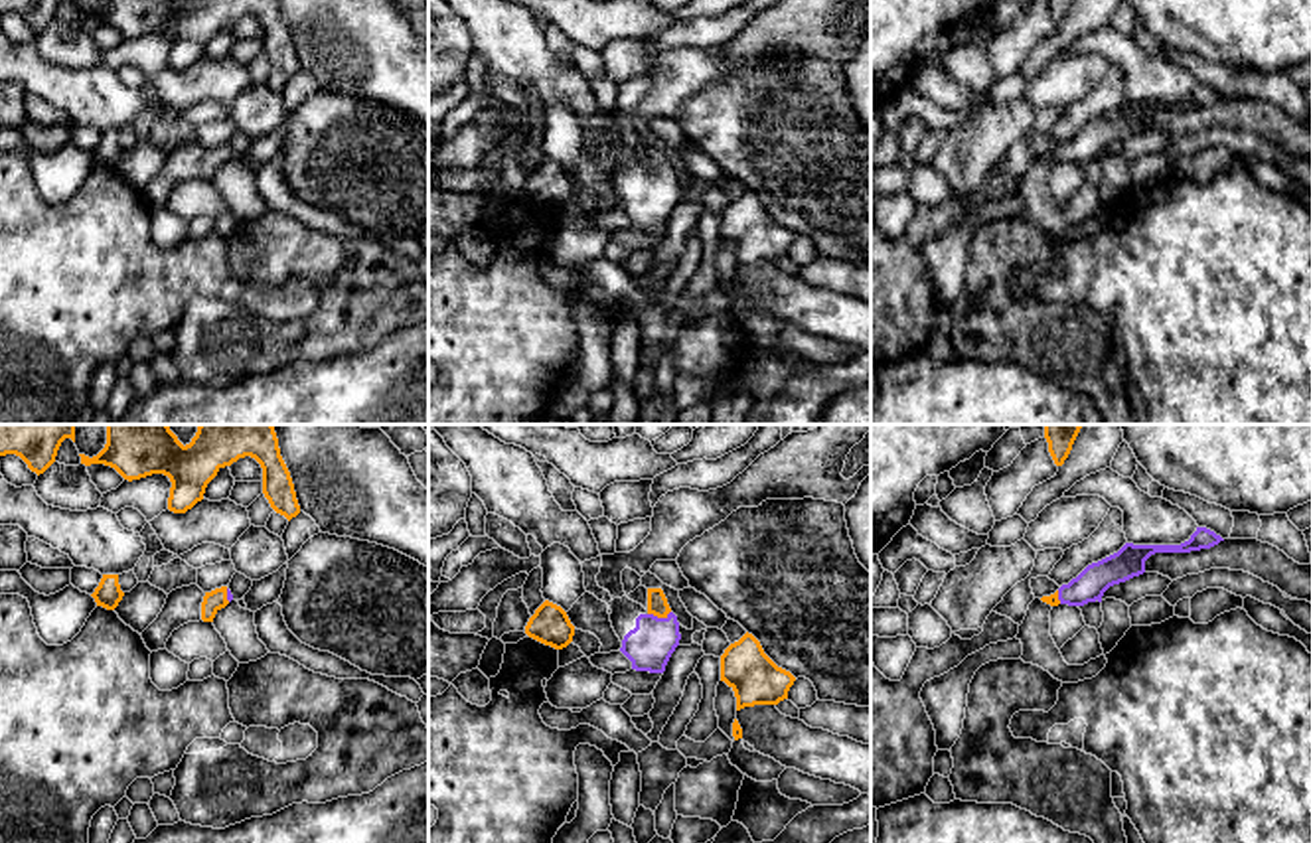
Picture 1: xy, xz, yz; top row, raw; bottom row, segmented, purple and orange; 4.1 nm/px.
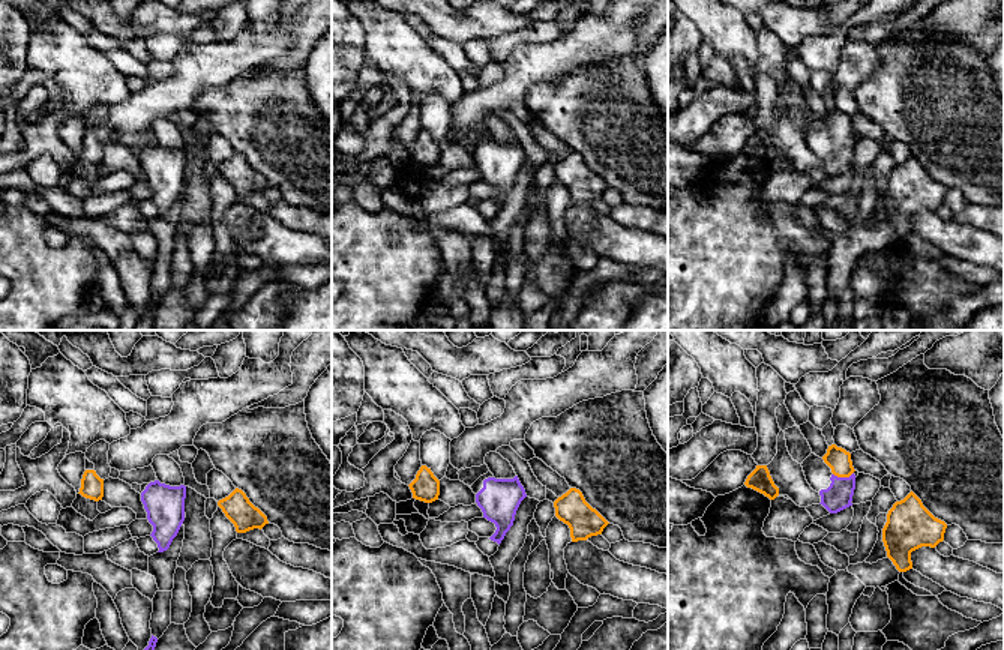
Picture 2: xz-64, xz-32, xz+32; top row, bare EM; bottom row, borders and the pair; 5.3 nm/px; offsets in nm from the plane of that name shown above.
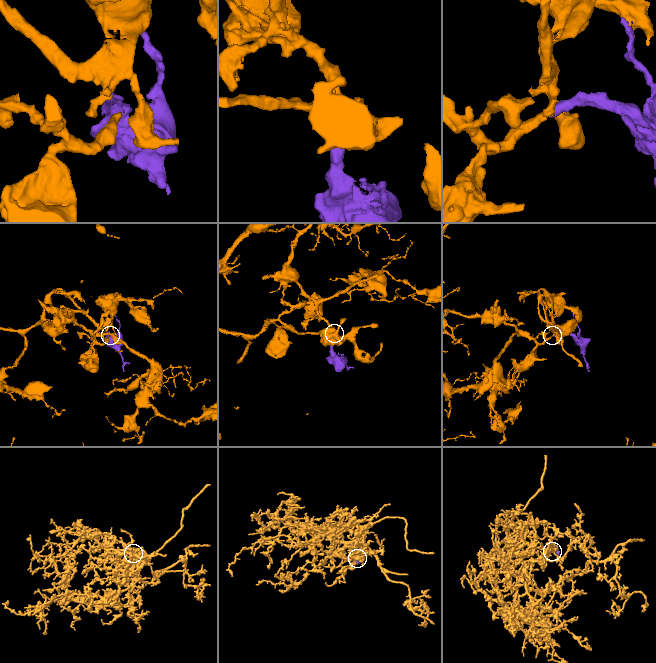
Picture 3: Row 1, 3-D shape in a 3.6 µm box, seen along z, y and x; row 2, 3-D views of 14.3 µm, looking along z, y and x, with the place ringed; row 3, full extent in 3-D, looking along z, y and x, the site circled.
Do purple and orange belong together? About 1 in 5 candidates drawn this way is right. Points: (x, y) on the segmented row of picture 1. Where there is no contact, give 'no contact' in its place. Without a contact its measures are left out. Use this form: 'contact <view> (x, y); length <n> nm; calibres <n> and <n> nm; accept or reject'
contact xz (656, 616); length 100 nm; calibres 190 and 80 nm; accept

